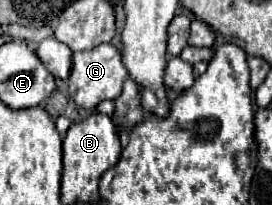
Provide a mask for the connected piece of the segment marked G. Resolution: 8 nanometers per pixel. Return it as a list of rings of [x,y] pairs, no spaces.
[[[102,43],[90,51],[72,55],[72,69],[68,77],[68,91],[78,107],[94,109],[104,99],[116,99],[122,93],[122,83],[128,79],[128,71],[122,65],[122,55],[112,43]]]

